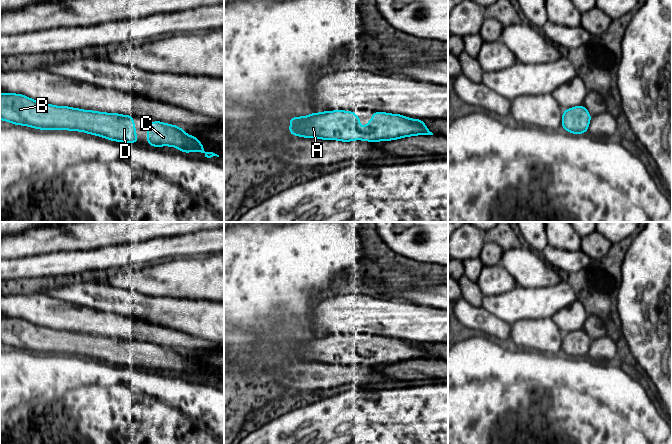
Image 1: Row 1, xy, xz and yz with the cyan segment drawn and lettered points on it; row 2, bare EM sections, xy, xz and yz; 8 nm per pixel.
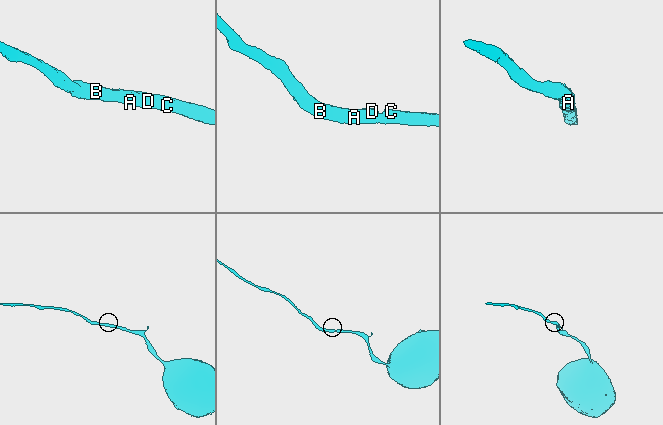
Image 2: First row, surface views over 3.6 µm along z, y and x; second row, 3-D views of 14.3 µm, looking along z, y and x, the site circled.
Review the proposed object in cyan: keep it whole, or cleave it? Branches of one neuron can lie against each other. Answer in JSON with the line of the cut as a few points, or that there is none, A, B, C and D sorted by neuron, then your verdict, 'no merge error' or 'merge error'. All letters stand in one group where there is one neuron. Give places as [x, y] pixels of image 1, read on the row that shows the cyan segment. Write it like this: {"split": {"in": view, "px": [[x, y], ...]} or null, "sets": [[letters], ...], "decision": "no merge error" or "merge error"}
{"split": null, "sets": [["A", "B", "C", "D"]], "decision": "no merge error"}

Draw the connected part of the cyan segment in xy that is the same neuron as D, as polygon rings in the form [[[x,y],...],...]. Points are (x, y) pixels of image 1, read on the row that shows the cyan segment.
[[[0,94],[0,120],[35,129],[81,131],[111,141],[138,143],[134,117],[37,102],[22,94]]]

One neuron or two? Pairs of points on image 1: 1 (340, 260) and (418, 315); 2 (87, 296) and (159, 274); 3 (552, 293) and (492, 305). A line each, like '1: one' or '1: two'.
1: two
2: two
3: one

